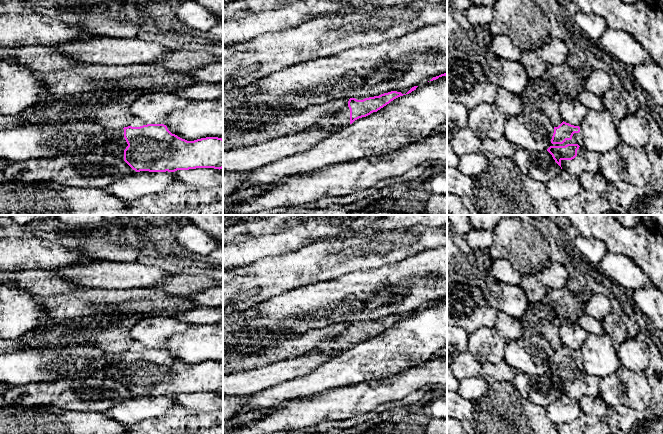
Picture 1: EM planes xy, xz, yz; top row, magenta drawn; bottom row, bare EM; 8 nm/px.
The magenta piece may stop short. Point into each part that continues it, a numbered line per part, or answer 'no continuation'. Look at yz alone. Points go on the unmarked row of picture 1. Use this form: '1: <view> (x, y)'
1: yz (585, 385)

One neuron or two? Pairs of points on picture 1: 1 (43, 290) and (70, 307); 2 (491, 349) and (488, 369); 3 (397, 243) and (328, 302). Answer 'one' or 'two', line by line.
1: two
2: two
3: two

